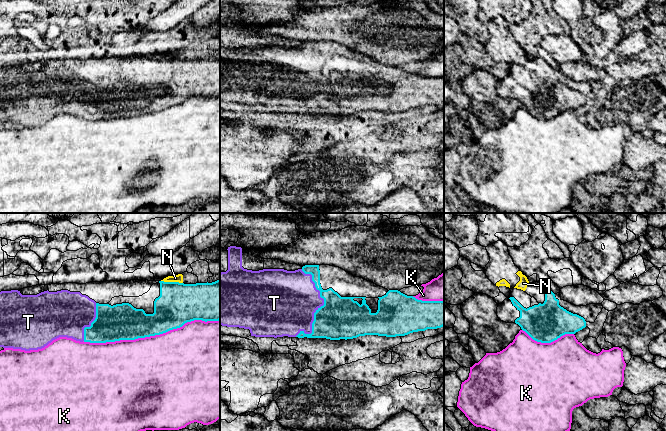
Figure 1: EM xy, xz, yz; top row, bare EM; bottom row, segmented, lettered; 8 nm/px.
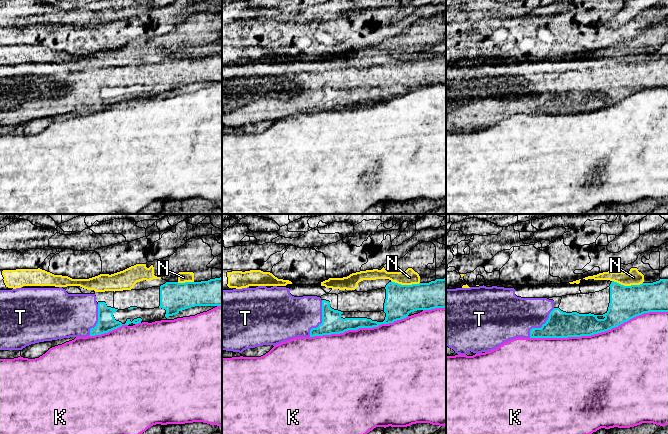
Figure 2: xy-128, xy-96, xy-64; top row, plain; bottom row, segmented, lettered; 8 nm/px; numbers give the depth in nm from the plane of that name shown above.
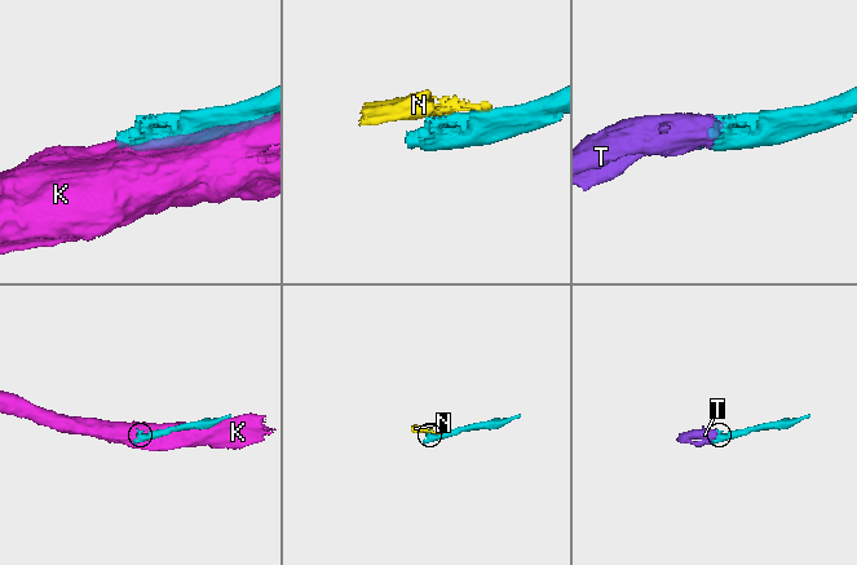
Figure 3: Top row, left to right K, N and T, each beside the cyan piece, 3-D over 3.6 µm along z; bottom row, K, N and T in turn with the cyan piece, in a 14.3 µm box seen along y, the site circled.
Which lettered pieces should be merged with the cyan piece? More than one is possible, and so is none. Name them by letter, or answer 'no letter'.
T

